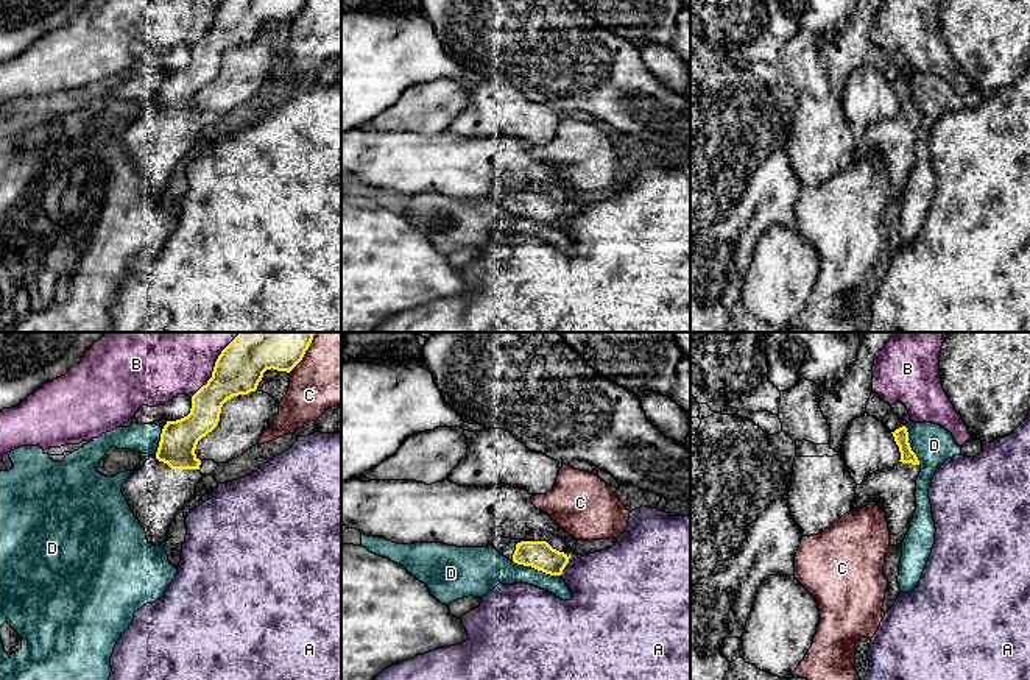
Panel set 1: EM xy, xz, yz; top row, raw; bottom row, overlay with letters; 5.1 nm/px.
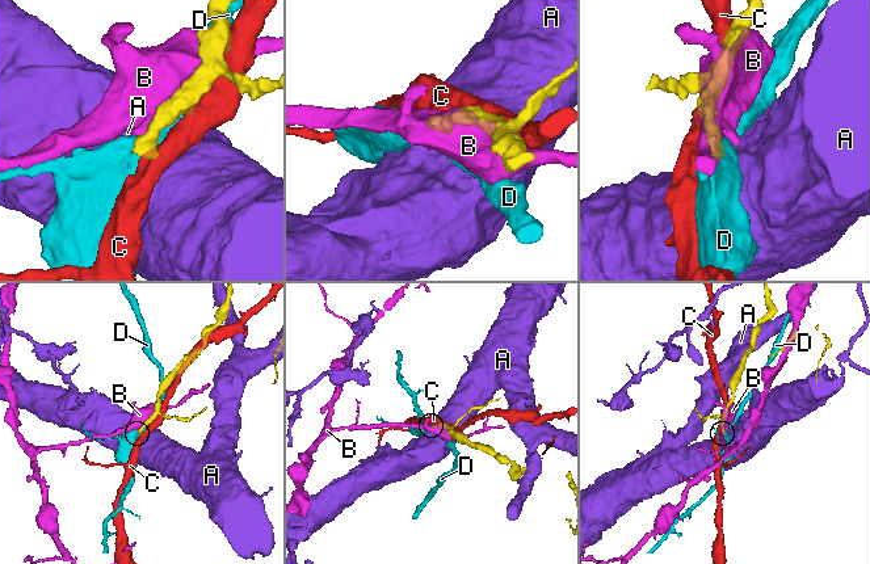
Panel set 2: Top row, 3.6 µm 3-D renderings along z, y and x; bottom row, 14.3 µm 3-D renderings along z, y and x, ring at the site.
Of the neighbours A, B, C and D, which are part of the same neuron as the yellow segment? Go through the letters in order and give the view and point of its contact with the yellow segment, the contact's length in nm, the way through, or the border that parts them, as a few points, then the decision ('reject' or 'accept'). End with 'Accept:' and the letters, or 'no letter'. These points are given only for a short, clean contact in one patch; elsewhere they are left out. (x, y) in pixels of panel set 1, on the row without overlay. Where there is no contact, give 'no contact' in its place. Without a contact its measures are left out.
A: xz (564, 217) | 90 nm | reject
B: xy (212, 25) | 300 nm | reject
C: xy (299, 11) | 160 nm | reject
D: xz (536, 219) | 260 nm | along xz (513, 211), (560, 226) | reject
Accept: no letter

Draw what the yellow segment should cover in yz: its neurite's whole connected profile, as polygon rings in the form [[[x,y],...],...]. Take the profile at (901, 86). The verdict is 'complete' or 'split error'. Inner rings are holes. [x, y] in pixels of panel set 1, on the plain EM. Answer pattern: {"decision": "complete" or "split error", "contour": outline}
{"decision": "split error", "contour": [[[907,78],[891,83],[899,97],[901,111],[890,122],[870,125],[855,139],[852,161],[876,153],[885,164],[890,181],[890,197],[902,195],[916,161],[916,129],[921,117],[908,94]]]}

